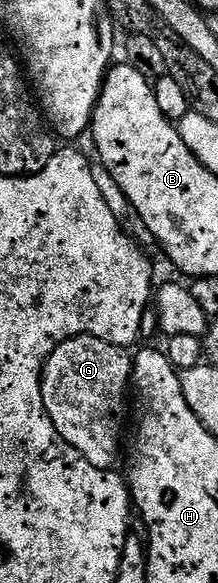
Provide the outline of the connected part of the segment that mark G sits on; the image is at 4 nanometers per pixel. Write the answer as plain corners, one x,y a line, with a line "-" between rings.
91,334
65,340
49,356
43,369
41,392
53,428
93,468
110,470
119,458
123,421
127,418
127,394
129,398
133,386
132,369
132,355
124,347
97,340

